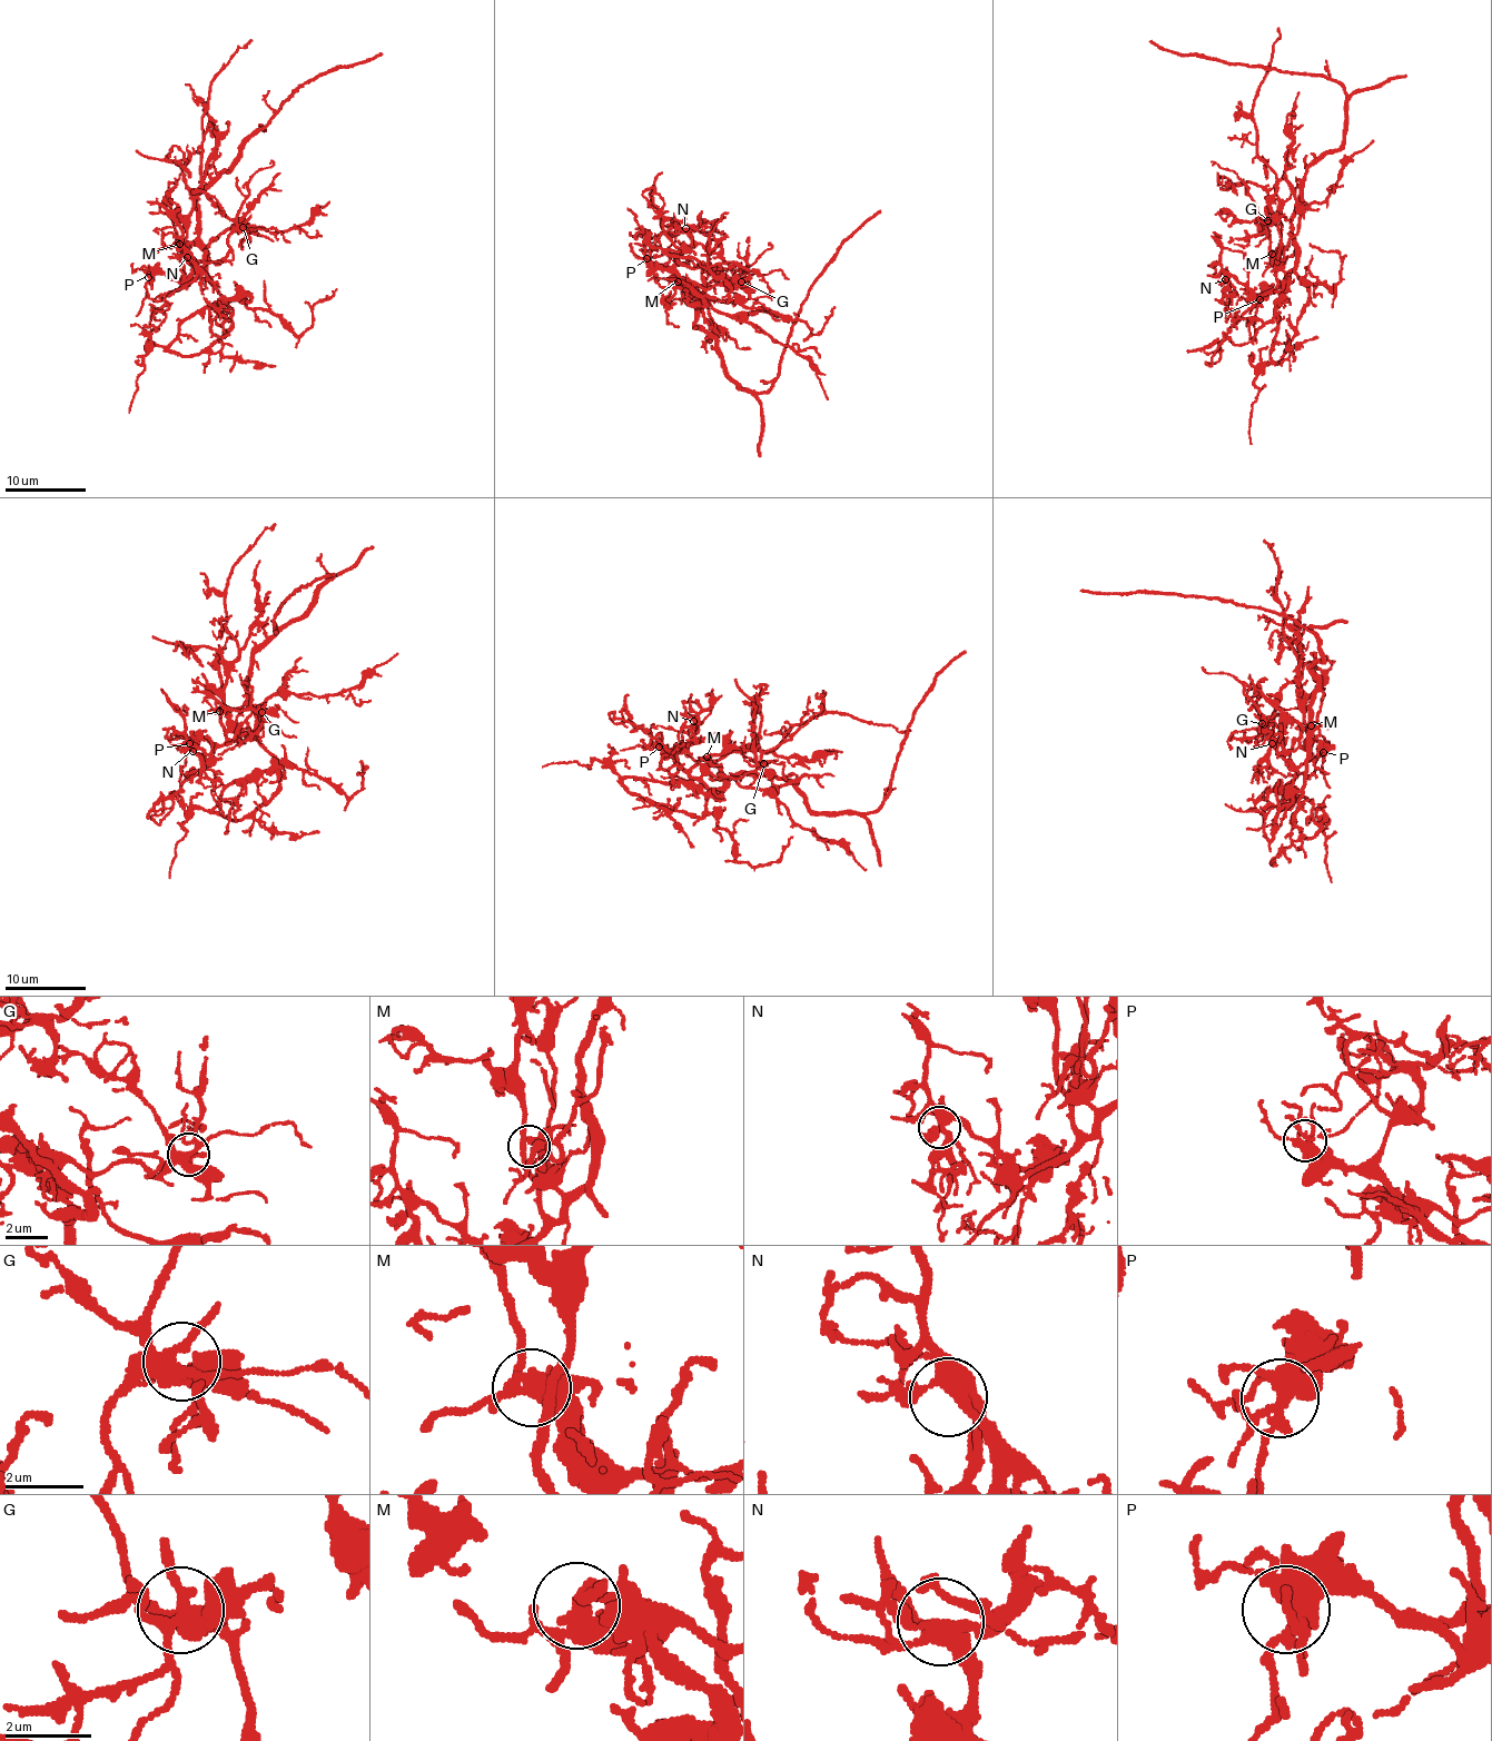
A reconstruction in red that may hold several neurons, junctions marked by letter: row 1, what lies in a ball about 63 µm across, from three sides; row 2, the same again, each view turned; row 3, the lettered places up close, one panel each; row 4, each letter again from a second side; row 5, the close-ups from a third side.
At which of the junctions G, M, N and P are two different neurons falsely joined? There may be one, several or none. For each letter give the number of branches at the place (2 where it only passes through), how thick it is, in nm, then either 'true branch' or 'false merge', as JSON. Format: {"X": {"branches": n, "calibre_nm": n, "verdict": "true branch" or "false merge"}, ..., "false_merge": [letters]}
{"G": {"branches": 6, "calibre_nm": 400, "verdict": "true branch"}, "M": {"branches": 6, "calibre_nm": 400, "verdict": "true branch"}, "N": {"branches": 5, "calibre_nm": 380, "verdict": "true branch"}, "P": {"branches": 5, "calibre_nm": 380, "verdict": "true branch"}, "false_merge": []}

